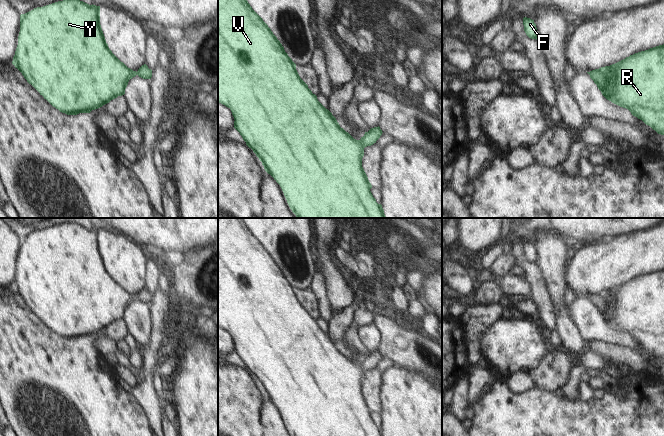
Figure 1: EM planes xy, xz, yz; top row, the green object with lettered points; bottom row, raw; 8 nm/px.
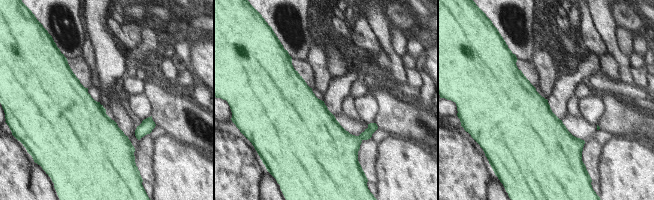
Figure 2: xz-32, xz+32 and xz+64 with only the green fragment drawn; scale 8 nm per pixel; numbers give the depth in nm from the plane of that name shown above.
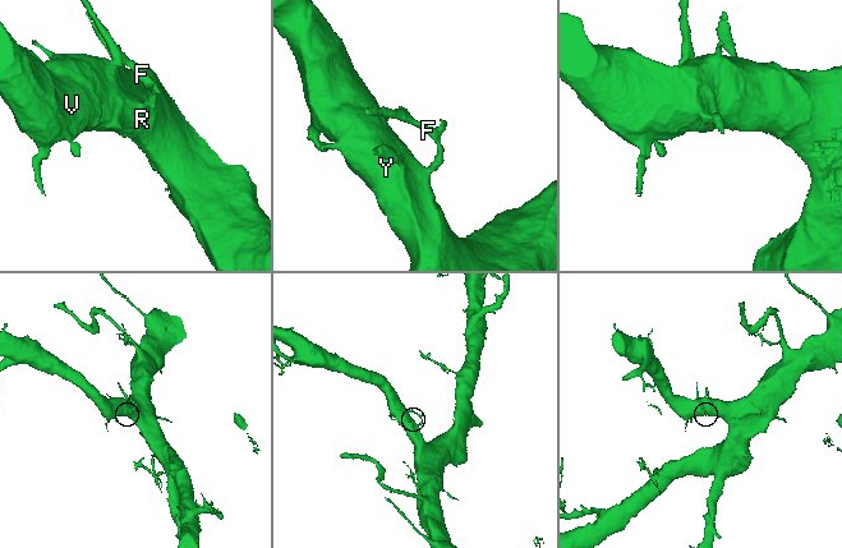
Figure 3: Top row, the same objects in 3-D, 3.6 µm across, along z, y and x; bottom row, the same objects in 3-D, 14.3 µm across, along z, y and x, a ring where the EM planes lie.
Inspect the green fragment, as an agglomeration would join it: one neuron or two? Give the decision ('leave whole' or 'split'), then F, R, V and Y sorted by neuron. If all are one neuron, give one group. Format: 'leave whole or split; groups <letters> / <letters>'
leave whole; groups F R V Y

